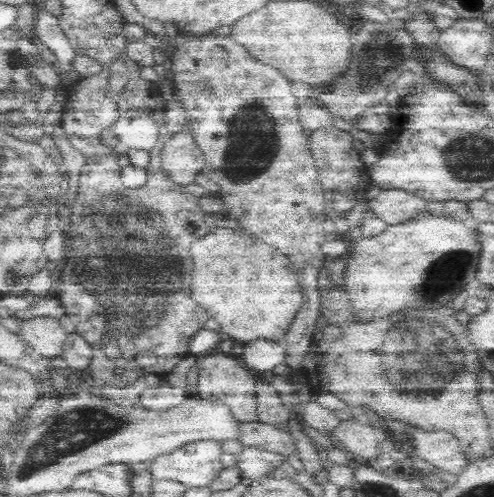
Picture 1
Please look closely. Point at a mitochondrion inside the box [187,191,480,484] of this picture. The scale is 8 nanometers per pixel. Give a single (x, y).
(449, 269)

